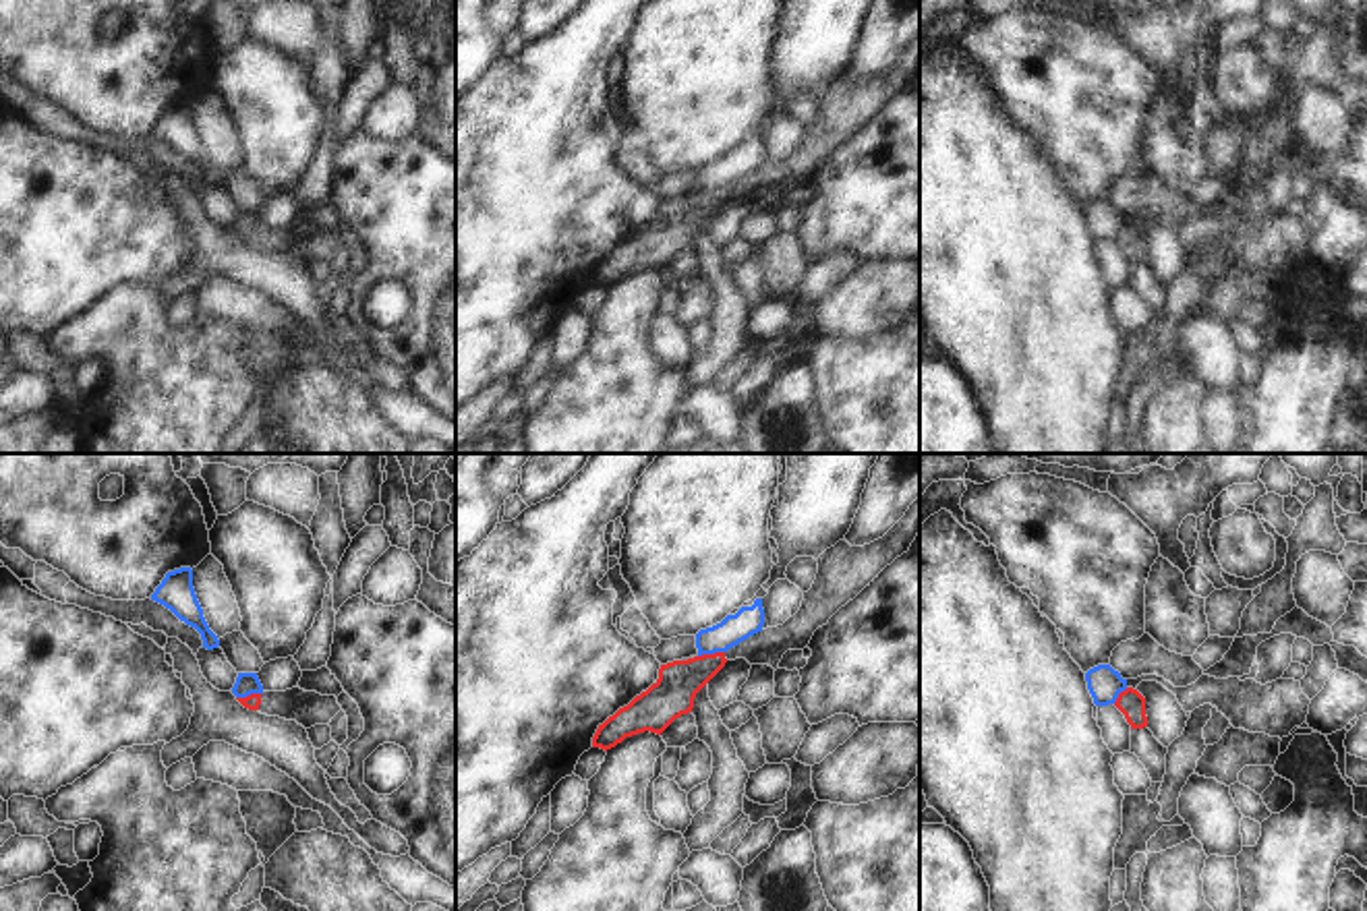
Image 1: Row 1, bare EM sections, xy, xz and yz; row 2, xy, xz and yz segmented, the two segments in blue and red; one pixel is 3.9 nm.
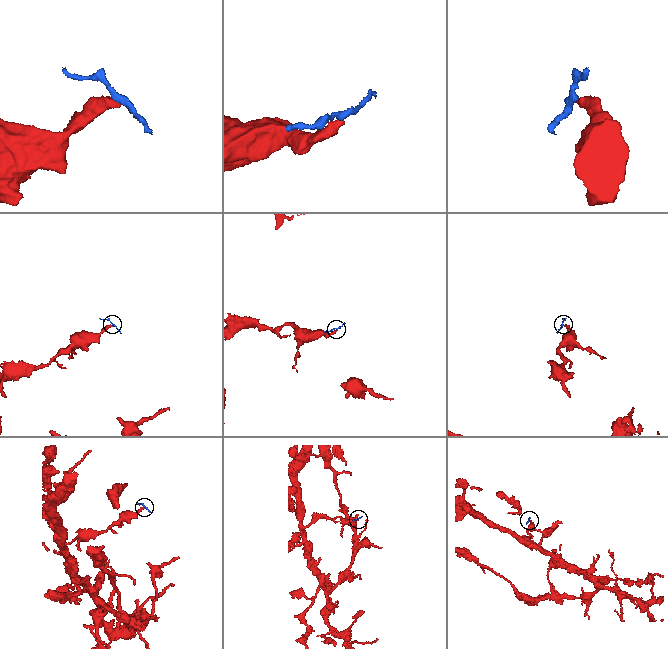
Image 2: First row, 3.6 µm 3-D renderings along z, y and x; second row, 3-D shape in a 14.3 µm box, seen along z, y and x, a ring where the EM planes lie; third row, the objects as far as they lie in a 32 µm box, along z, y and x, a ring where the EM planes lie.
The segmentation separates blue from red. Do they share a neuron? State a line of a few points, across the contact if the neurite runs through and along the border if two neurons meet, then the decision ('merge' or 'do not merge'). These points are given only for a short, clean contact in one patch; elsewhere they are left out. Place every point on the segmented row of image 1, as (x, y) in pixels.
xz (723, 651), (699, 657) | do not merge

